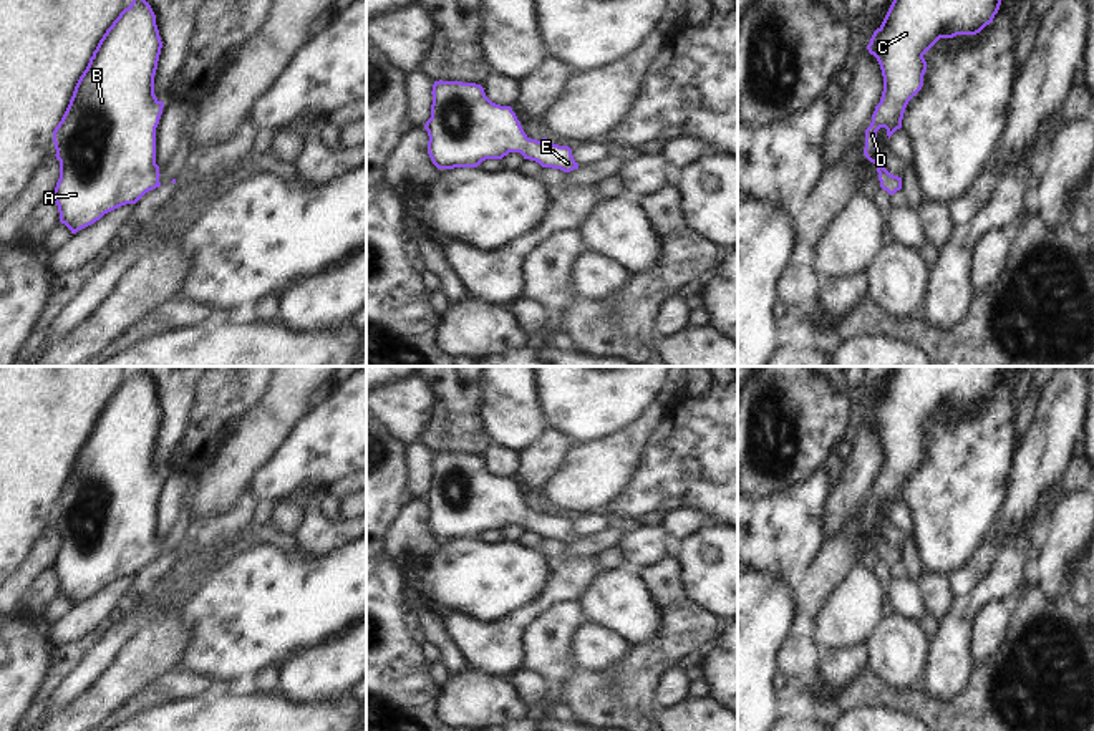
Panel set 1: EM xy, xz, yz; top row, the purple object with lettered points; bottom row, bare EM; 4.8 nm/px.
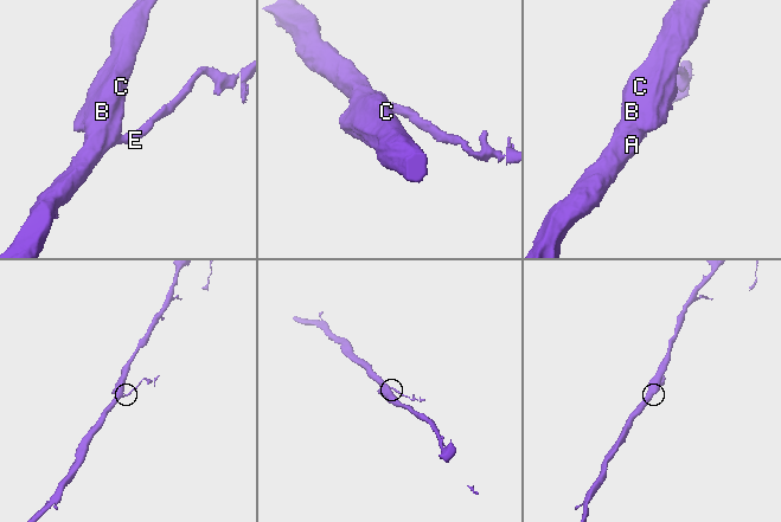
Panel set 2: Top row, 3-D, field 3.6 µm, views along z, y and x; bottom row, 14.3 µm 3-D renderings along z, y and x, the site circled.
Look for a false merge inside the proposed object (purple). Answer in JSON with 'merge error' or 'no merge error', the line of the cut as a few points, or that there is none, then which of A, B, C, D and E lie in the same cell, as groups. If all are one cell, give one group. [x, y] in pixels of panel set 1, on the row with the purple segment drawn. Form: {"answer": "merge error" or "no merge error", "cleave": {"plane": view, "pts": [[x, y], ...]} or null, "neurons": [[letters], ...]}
{"answer": "no merge error", "cleave": null, "neurons": [["A", "B", "C", "D", "E"]]}

